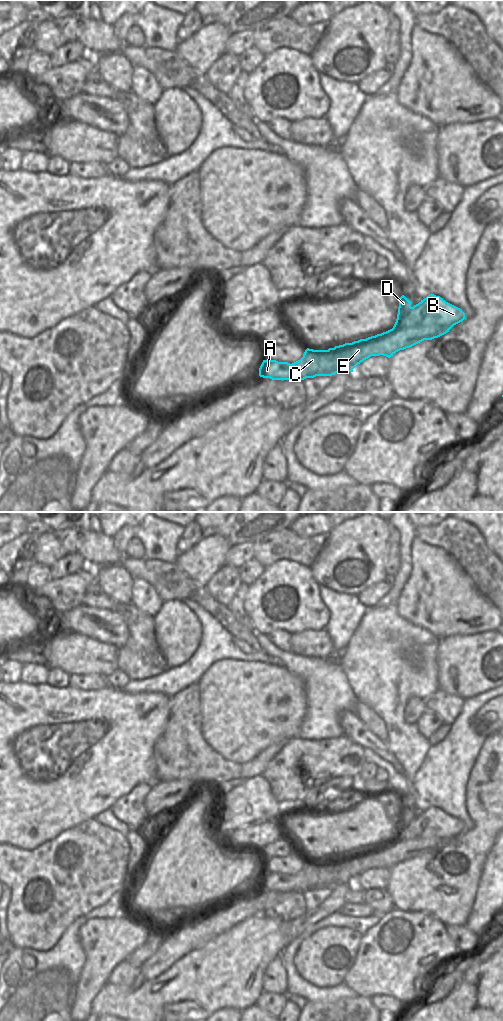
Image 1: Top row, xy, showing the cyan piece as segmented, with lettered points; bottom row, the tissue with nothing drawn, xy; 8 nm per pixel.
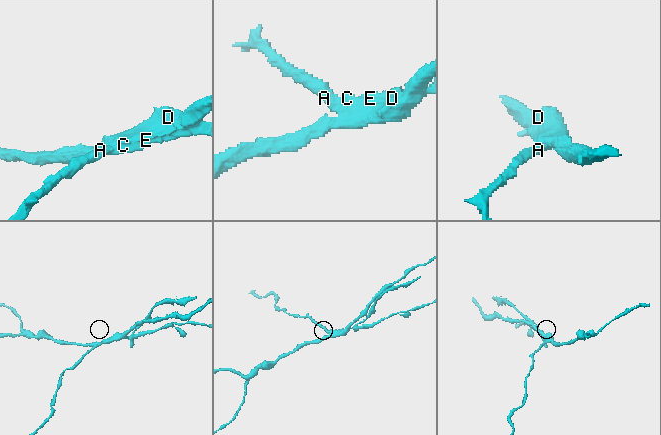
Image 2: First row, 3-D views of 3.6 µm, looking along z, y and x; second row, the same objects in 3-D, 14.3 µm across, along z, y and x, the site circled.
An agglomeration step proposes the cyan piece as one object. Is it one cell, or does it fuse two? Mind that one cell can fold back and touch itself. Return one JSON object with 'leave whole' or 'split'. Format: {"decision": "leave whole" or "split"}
{"decision": "split"}

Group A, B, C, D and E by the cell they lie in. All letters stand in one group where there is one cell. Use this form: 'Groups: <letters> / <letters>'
Groups: A C E / B D.

